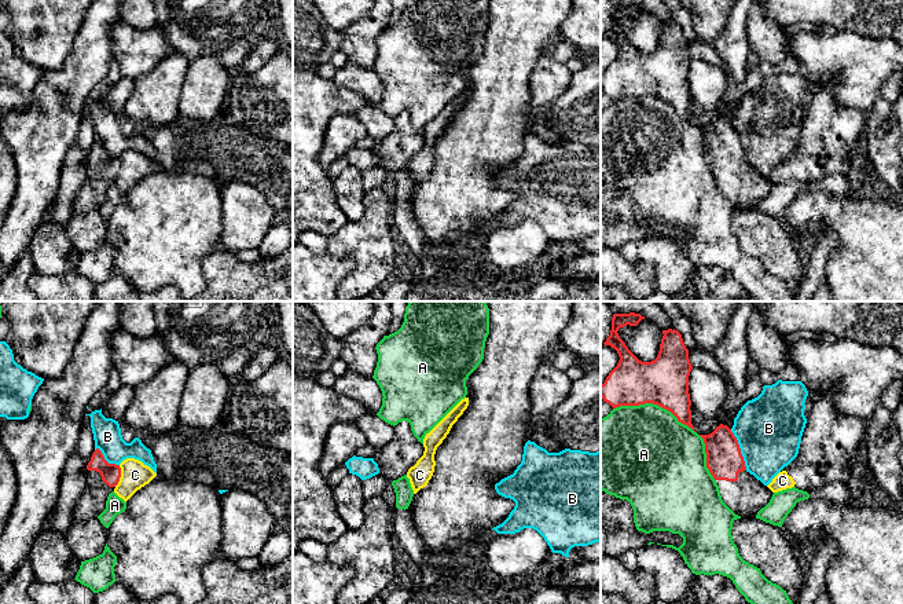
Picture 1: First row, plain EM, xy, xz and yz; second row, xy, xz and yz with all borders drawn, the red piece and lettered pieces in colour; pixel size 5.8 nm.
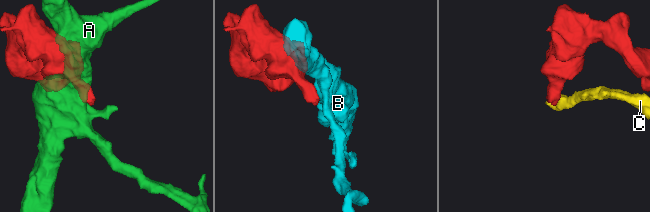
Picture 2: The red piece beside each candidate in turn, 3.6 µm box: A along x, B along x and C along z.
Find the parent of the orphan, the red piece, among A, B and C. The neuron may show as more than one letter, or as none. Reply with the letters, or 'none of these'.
none of these

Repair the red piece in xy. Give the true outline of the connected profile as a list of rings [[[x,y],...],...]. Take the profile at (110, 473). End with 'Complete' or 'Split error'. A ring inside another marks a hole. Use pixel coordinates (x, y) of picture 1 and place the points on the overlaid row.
[[[99,449],[93,451],[87,469],[89,473],[85,490],[74,505],[71,521],[98,517],[121,477],[120,465],[109,464]]]. Split error

